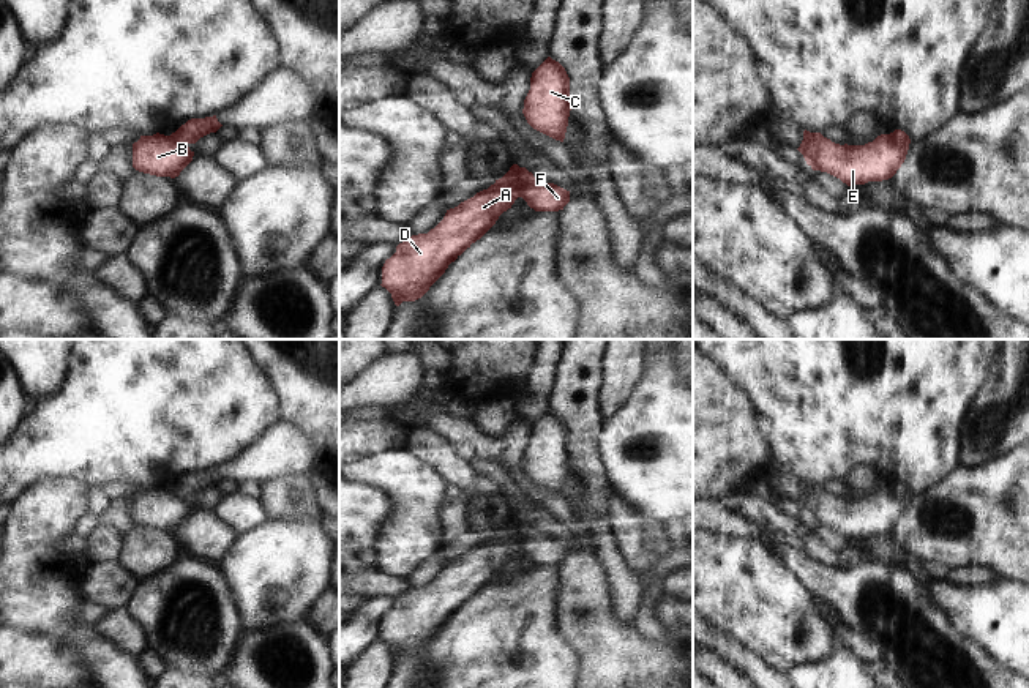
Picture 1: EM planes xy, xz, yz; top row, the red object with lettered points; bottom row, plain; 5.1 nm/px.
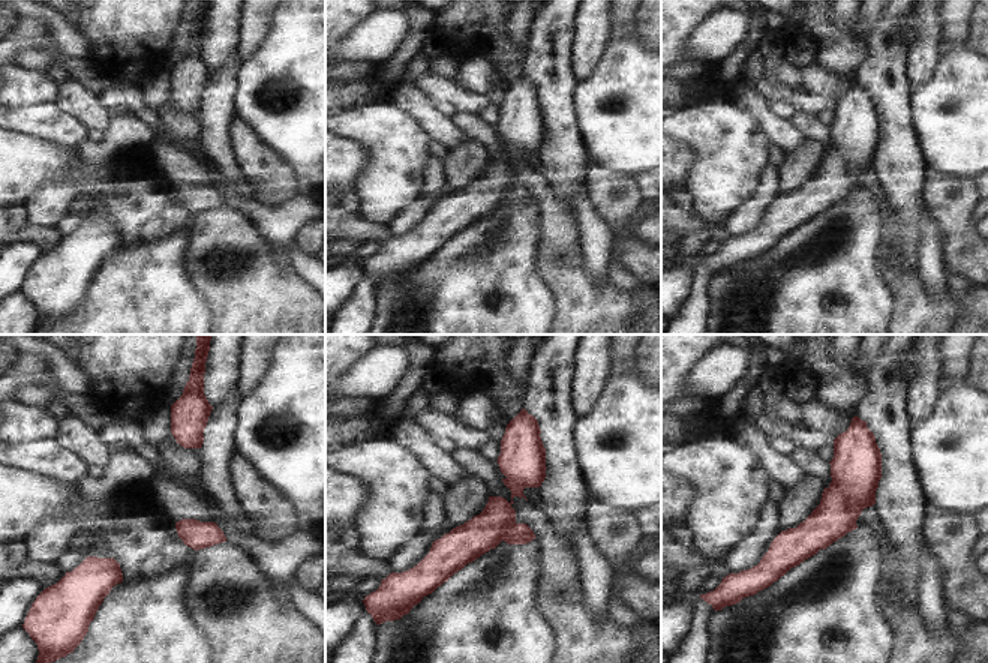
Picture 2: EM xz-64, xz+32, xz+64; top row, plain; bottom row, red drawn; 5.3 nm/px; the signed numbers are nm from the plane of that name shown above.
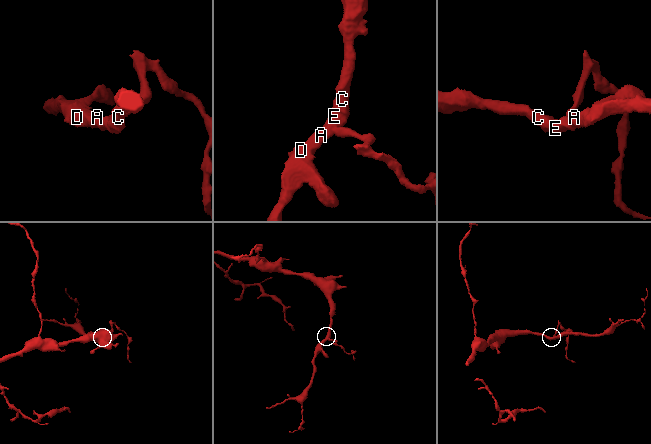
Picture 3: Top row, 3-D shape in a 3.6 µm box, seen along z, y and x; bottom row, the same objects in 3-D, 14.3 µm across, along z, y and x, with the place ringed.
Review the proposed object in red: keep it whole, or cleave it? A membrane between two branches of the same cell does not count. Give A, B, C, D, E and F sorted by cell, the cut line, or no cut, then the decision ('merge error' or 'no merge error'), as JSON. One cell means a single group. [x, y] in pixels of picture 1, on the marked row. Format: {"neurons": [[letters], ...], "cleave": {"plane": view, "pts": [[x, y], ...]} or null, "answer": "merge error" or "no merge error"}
{"neurons": [["A", "B", "C", "D", "E"], ["F"]], "cleave": {"plane": "xz", "pts": [[535, 180], [524, 186], [521, 196]]}, "answer": "merge error"}

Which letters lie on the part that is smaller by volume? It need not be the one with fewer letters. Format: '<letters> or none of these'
F

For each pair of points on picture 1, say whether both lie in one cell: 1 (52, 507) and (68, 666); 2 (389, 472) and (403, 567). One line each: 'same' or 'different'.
1: different
2: same

